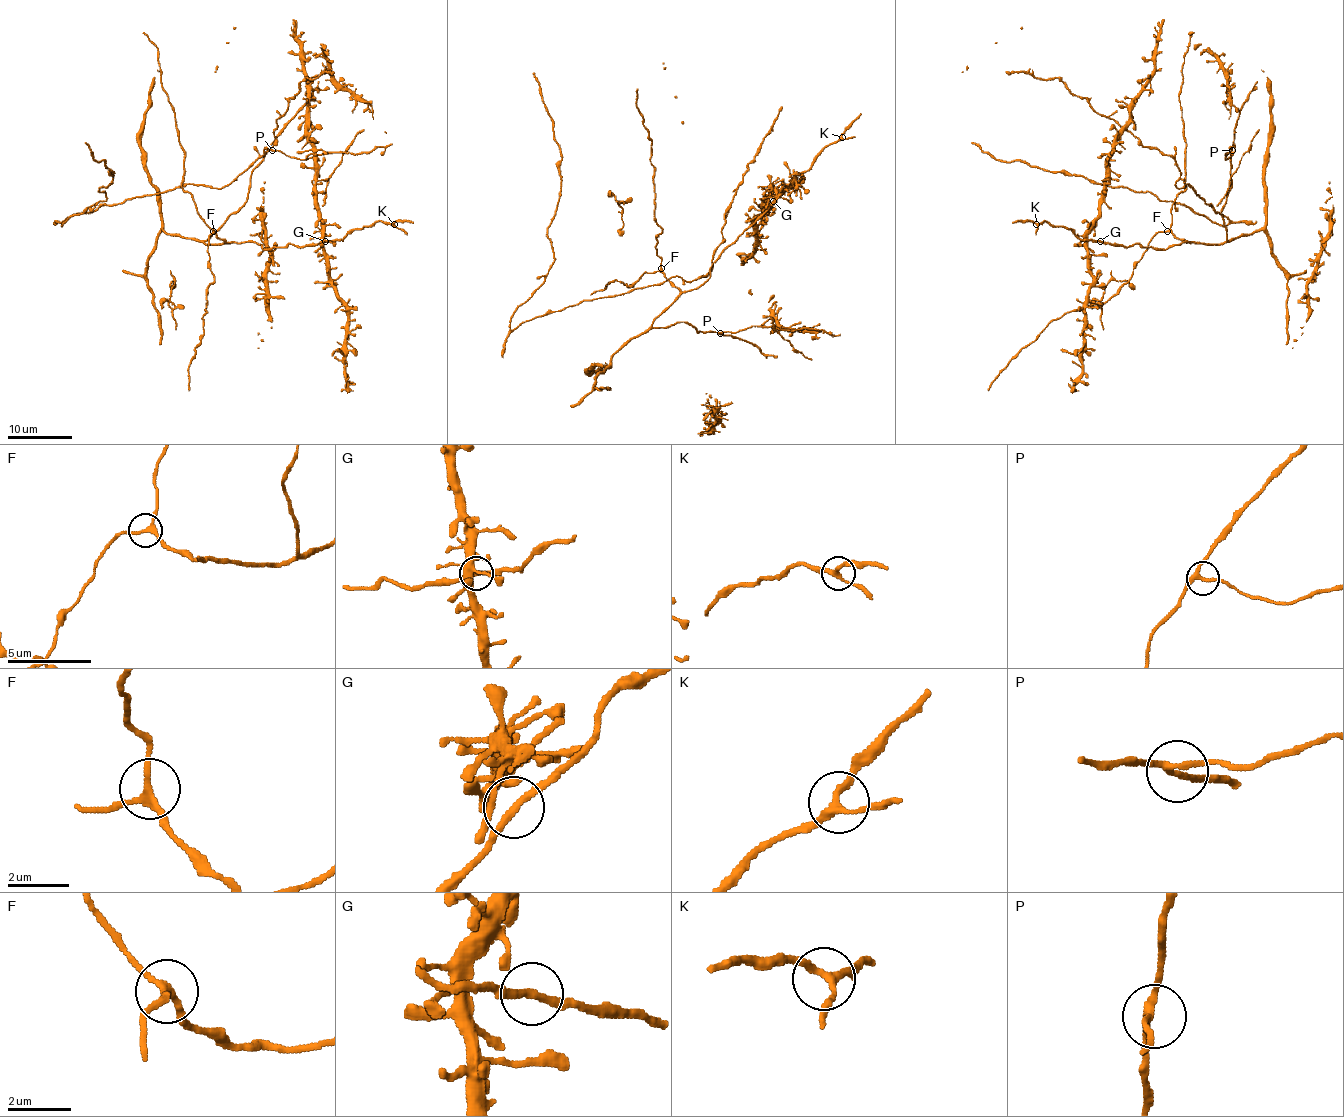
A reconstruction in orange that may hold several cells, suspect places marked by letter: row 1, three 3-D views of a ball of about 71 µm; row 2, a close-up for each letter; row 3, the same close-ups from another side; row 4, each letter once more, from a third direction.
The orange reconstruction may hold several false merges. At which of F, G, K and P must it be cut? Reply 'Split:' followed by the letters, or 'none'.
Split: none

